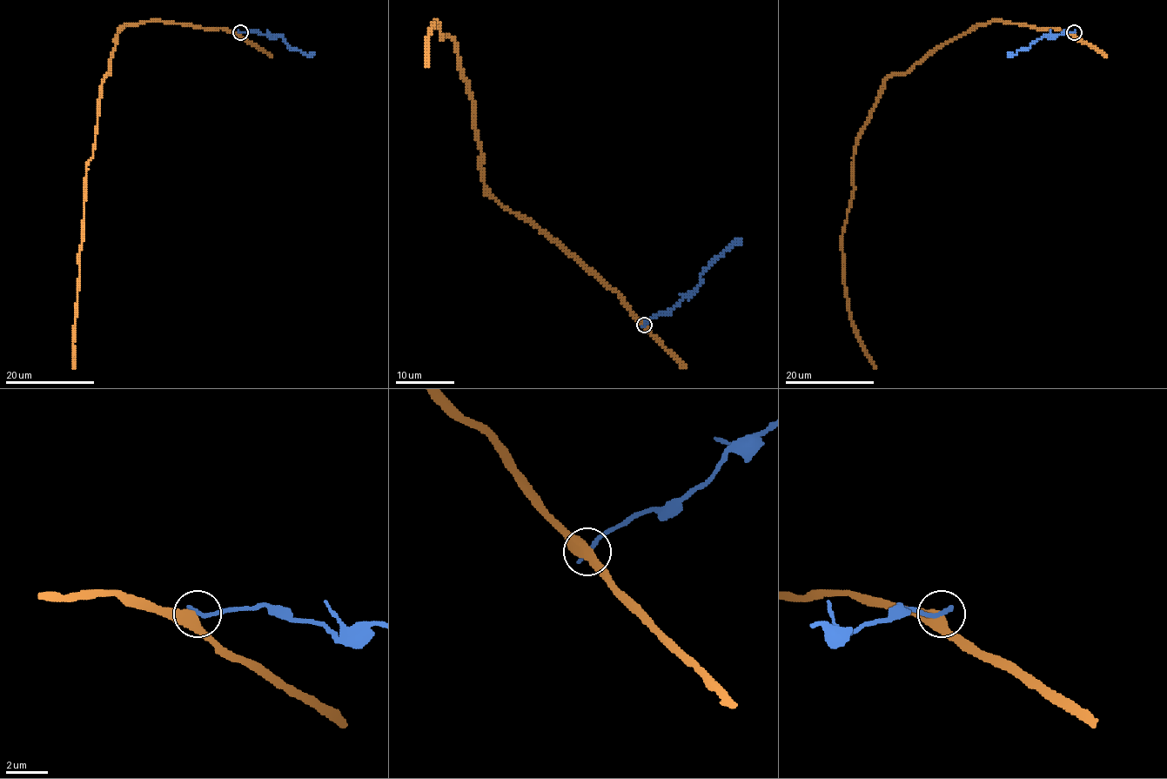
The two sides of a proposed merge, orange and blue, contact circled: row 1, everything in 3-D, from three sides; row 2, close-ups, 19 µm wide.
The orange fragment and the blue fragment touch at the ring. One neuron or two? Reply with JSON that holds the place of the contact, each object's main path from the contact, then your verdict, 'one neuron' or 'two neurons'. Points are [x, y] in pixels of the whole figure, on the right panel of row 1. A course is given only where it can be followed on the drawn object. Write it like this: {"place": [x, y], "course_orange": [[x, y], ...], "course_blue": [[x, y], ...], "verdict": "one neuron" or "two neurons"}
{"place": [1074, 32], "course_orange": [[1073, 33], [997, 20], [977, 23], [885, 80], [854, 149], [853, 198], [841, 237], [849, 319], [876, 367]], "course_blue": [[1073, 33], [1065, 30], [1054, 36], [1045, 35], [1028, 49], [1020, 50], [1013, 55], [1009, 53]], "verdict": "two neurons"}

